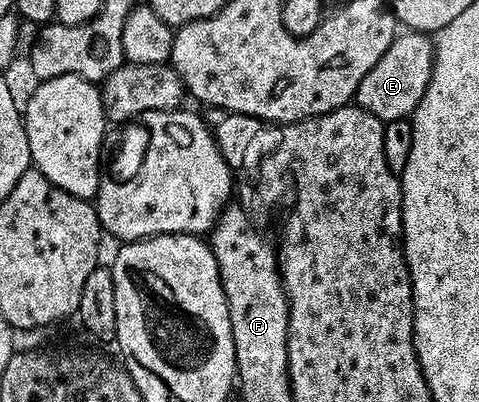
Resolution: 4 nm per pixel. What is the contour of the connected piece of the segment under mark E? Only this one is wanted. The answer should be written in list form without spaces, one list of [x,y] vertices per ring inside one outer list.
[[[414,31],[396,32],[385,55],[381,55],[381,59],[373,63],[369,75],[361,79],[353,98],[354,104],[369,111],[378,121],[384,123],[410,118],[417,103],[421,103],[421,95],[425,95],[425,87],[429,87],[434,58],[435,46],[428,34]]]

